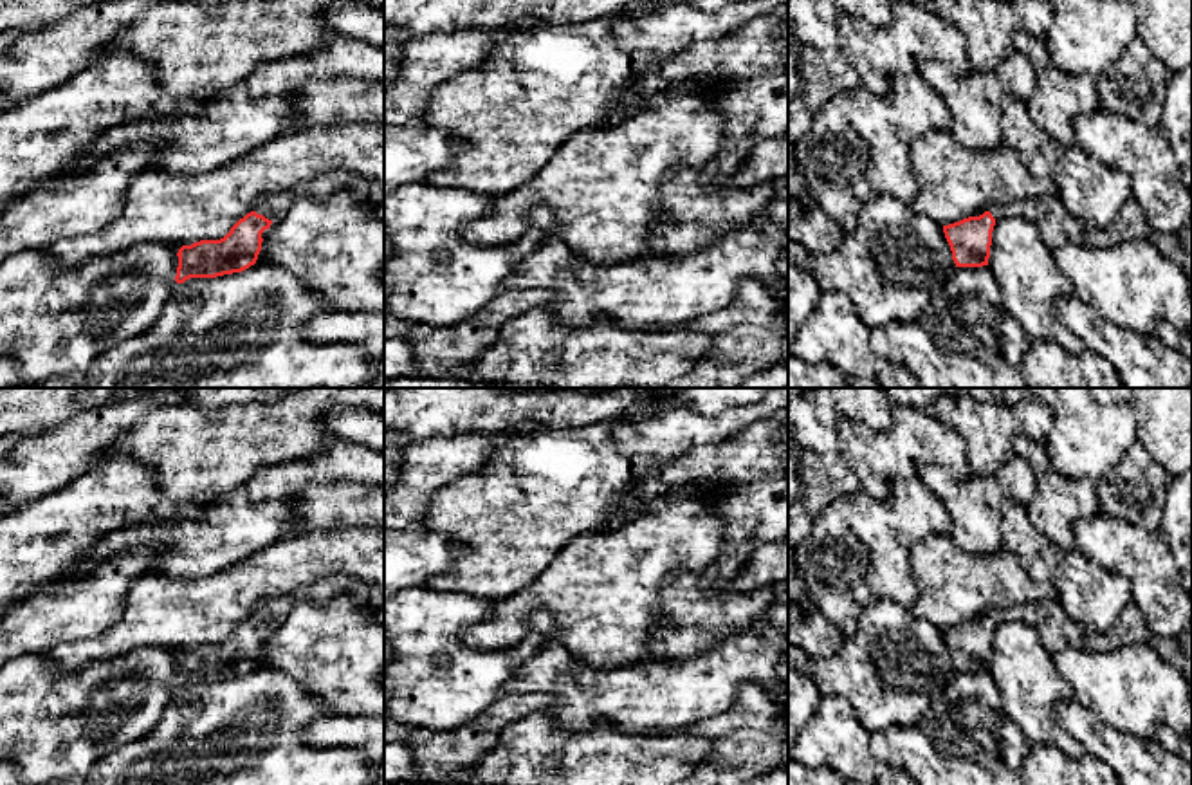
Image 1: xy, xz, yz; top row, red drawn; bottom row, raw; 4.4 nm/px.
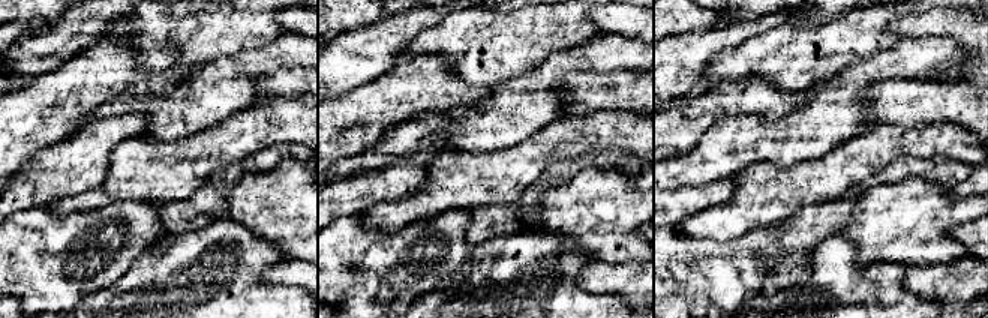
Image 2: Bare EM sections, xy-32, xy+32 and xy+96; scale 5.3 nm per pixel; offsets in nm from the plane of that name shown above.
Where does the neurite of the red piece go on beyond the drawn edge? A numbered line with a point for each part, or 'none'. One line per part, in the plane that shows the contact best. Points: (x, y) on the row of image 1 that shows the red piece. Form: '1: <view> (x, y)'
1: xy (267, 210)

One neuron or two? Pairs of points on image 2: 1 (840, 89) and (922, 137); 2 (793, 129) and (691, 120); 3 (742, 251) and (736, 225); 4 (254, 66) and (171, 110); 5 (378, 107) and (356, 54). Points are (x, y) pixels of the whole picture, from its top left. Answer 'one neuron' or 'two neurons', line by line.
1: two neurons
2: two neurons
3: two neurons
4: one neuron
5: two neurons

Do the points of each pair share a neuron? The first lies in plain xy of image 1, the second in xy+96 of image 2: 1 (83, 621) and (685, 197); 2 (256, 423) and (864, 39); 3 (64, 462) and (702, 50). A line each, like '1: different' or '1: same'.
1: same
2: same
3: same

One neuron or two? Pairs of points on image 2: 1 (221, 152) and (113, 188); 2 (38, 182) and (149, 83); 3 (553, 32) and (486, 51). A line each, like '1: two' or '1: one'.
1: one
2: two
3: one

